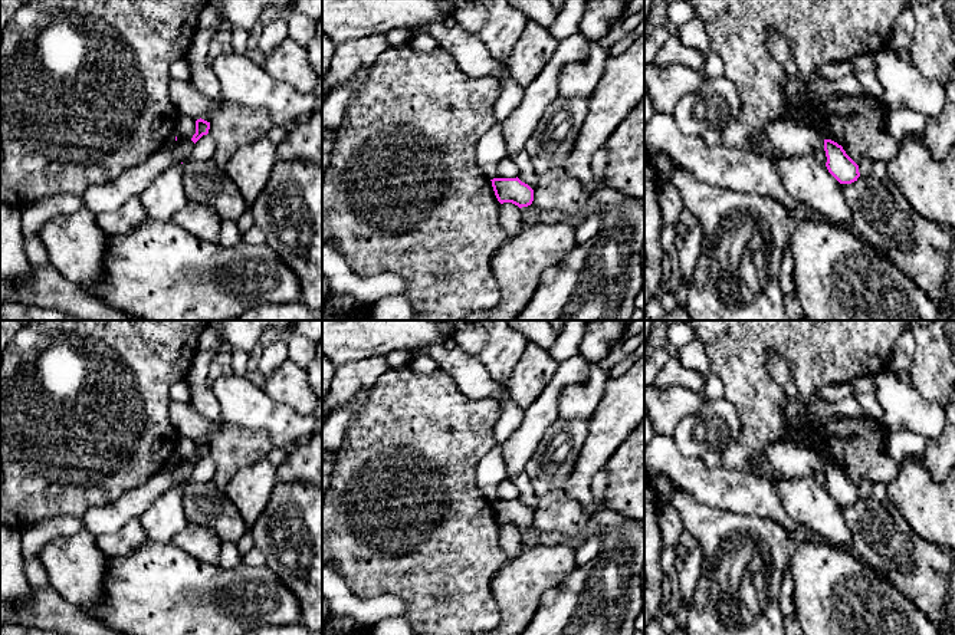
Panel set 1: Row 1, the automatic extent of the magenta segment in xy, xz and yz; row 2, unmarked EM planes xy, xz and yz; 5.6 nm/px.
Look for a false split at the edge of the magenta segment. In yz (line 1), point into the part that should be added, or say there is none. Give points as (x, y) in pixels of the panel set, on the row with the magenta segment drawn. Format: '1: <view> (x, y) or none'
1: none

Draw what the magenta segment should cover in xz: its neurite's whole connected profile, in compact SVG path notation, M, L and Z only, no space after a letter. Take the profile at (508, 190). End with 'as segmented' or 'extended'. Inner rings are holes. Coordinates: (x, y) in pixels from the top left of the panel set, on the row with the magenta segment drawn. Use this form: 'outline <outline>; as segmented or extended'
outline M493 178L492 187L501 204L512 203L519 208L528 207L534 201L534 190L516 178Z; as segmented

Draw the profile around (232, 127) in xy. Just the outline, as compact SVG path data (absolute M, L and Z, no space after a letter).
M220 101L210 118L209 134L216 142L213 162L223 168L234 152L256 138L266 136L273 126L266 109L249 109Z

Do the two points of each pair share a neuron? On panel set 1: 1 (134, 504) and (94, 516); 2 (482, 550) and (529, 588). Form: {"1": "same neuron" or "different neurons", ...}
{"1": "same neuron", "2": "different neurons"}

